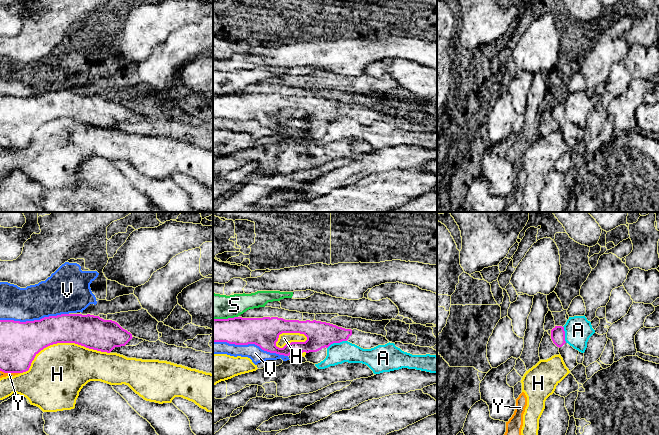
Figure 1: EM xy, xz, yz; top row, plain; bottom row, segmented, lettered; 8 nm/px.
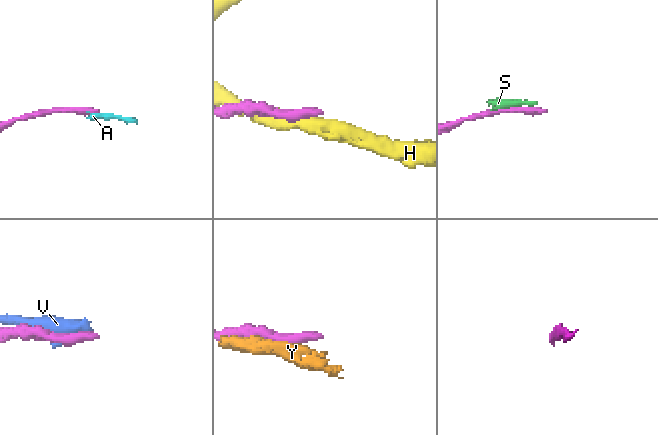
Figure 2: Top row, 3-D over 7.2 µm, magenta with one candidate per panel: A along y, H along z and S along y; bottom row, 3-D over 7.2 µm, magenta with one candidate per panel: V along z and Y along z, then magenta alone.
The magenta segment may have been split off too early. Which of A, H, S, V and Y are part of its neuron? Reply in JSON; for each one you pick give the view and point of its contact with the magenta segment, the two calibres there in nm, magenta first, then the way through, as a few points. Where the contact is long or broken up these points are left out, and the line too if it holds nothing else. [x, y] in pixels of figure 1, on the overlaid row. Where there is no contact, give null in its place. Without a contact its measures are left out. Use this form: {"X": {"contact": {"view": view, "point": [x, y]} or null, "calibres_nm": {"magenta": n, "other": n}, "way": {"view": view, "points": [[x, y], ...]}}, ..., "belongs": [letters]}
{"belongs": []}

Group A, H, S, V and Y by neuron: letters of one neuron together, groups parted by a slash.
A V / H / S / Y

